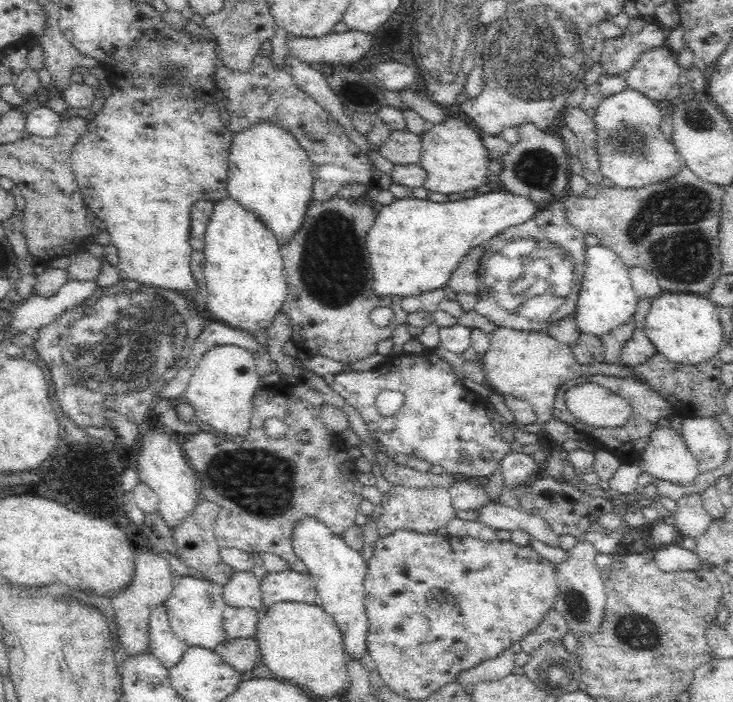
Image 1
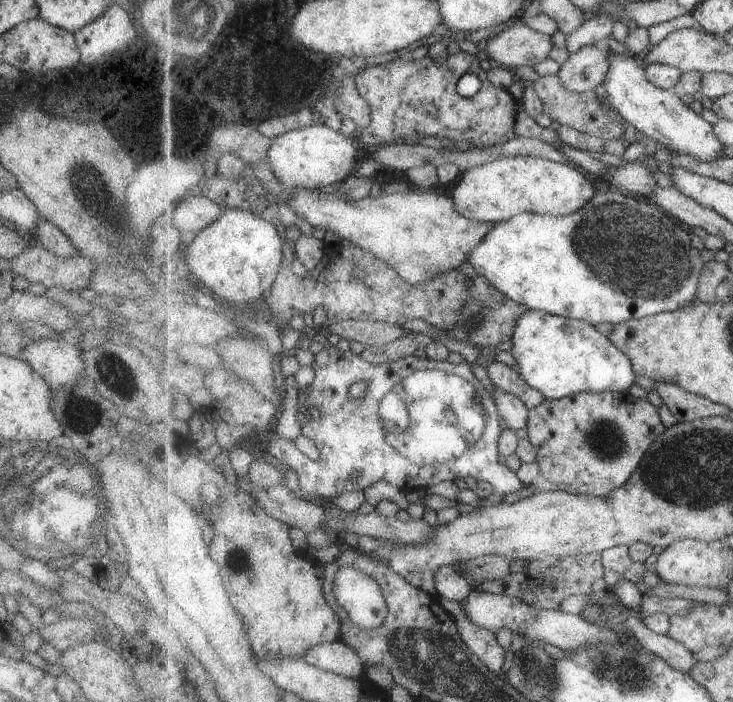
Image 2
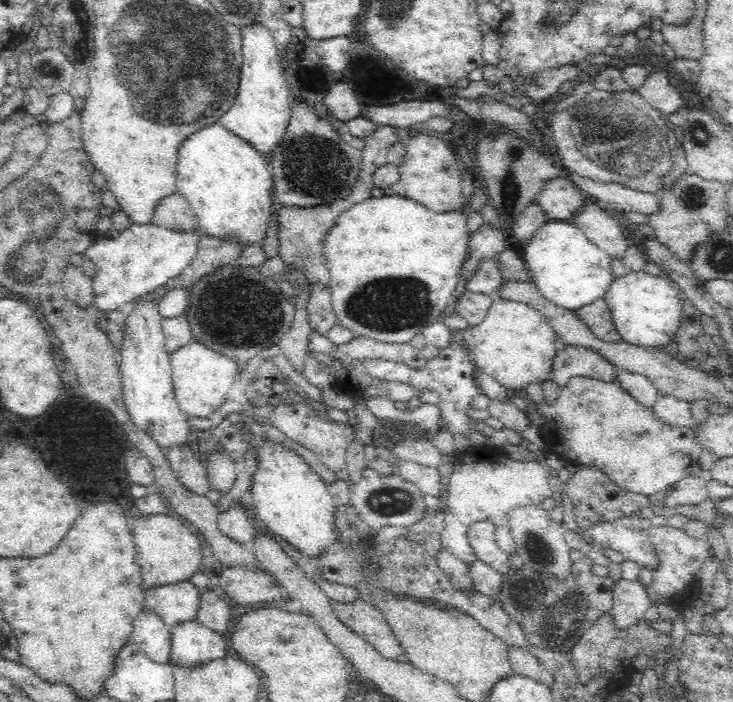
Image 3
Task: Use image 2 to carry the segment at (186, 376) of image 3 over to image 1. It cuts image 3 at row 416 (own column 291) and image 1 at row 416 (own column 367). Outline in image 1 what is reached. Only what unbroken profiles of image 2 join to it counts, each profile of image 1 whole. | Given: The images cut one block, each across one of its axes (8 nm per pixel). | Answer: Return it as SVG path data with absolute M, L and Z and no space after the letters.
M226 344L210 348L202 356L202 360L194 369L194 372L184 390L181 399L185 401L195 412L196 416L211 426L212 431L224 436L246 437L250 428L250 414L253 410L253 399L256 391L262 386L258 375L257 364L250 351L240 346Z

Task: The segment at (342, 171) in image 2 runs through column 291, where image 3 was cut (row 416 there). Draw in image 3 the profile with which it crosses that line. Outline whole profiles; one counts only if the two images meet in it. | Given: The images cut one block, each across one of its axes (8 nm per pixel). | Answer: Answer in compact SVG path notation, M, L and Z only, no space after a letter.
M157 292L132 300L132 310L126 316L124 338L116 357L120 367L124 405L134 424L153 438L158 446L168 448L174 444L193 442L194 433L189 427L188 416L180 410L174 397L170 353L165 347L162 320Z

